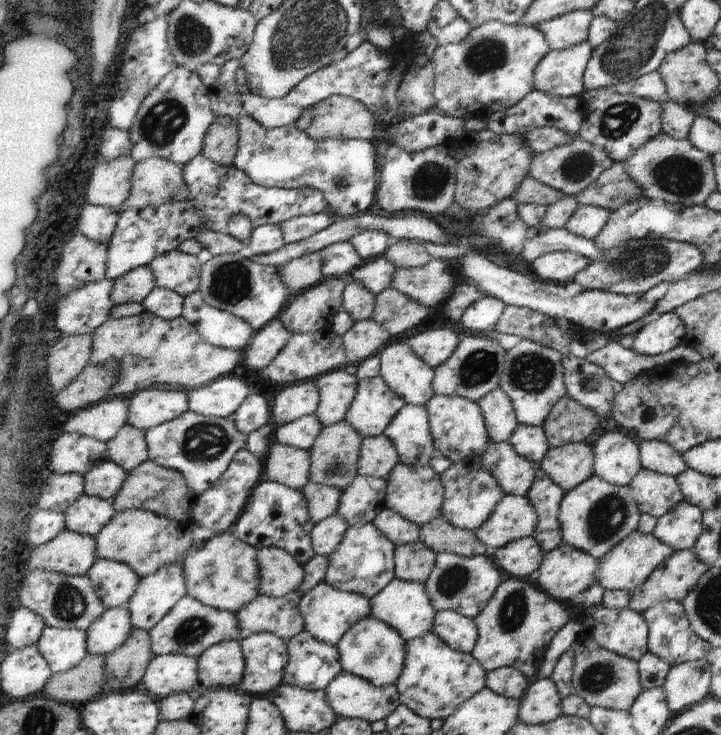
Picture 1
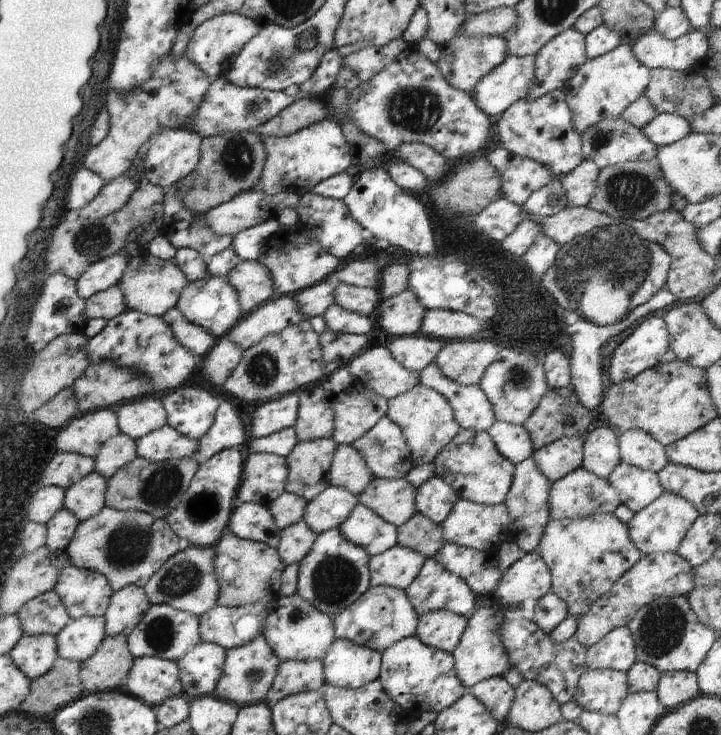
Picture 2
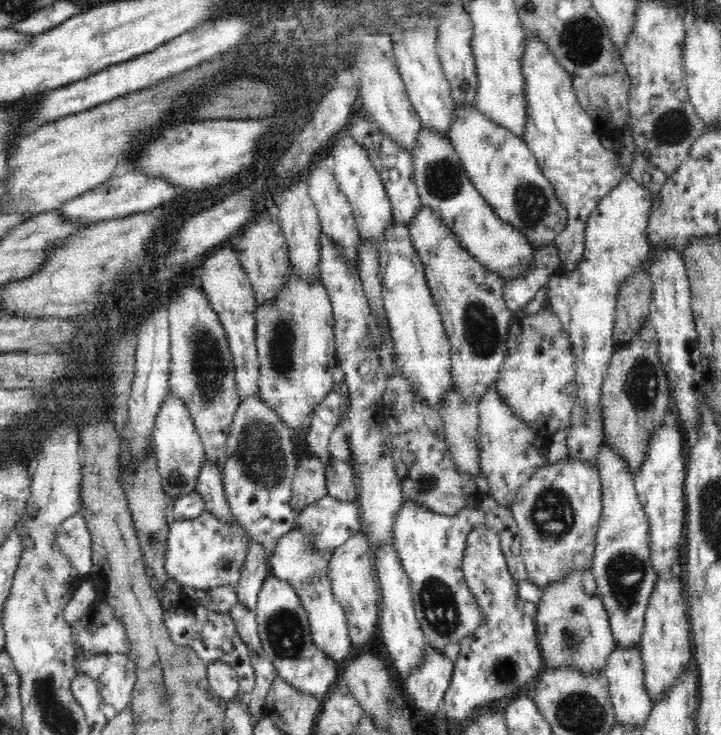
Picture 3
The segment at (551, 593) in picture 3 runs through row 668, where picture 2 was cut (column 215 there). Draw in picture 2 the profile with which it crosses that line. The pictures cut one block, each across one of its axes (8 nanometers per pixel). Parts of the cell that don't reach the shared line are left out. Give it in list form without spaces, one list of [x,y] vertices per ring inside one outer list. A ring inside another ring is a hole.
[[[189,545],[168,559],[145,584],[143,590],[152,605],[167,604],[176,610],[199,617],[217,604],[219,584],[214,572],[215,550]]]

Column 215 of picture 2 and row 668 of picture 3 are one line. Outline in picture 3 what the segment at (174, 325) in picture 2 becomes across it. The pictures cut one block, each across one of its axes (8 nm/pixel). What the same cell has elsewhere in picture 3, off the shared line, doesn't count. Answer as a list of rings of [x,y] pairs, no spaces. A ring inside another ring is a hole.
[[[296,529],[284,534],[278,544],[276,551],[269,559],[270,572],[278,578],[290,584],[299,596],[301,605],[307,612],[312,639],[316,646],[324,652],[330,660],[336,663],[339,670],[344,670],[346,660],[352,656],[354,650],[347,625],[347,618],[341,604],[334,598],[331,582],[328,576],[328,564],[332,555],[324,555],[316,552],[311,538]]]

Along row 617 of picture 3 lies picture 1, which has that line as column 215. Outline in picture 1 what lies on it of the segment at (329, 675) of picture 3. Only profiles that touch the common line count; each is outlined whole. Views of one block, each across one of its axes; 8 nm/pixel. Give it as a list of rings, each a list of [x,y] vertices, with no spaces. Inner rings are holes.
[[[240,253],[213,256],[211,260],[202,263],[198,292],[208,306],[246,320],[255,331],[274,320],[294,295],[280,280],[277,268],[262,266]]]

